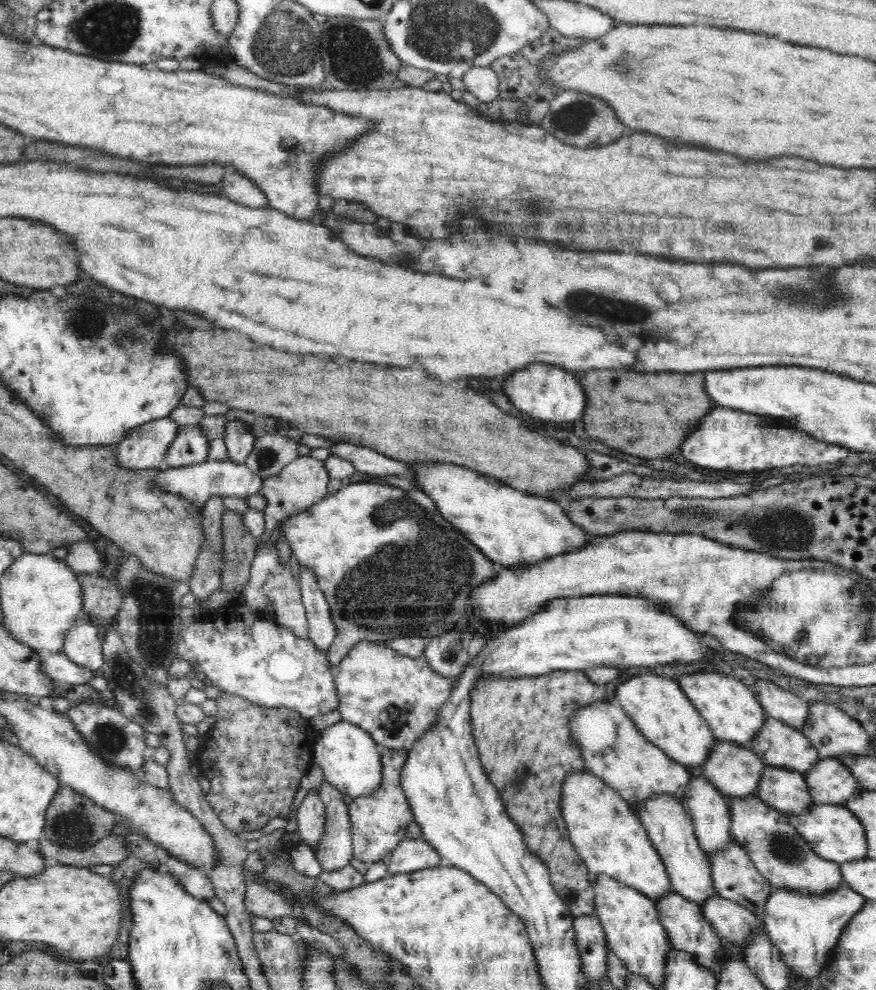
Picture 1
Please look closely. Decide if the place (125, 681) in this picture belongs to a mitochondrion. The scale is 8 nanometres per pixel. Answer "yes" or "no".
yes

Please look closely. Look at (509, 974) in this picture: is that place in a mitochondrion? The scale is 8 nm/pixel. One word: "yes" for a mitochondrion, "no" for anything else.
no

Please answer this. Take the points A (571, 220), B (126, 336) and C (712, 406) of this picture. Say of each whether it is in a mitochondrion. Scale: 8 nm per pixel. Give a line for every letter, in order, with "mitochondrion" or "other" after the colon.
A: other
B: mitochondrion
C: other

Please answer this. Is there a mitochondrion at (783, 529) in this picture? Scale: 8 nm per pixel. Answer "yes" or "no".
yes

